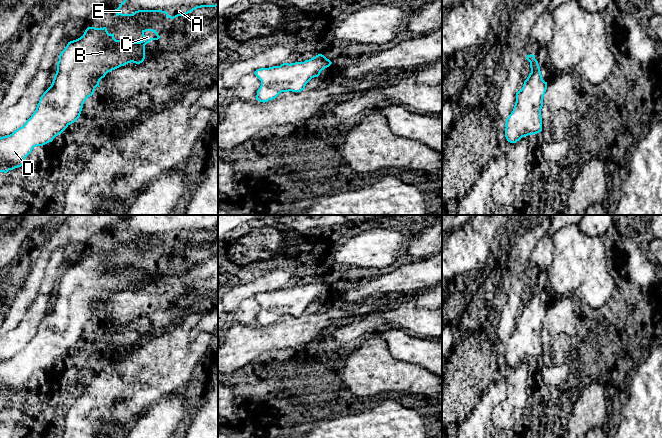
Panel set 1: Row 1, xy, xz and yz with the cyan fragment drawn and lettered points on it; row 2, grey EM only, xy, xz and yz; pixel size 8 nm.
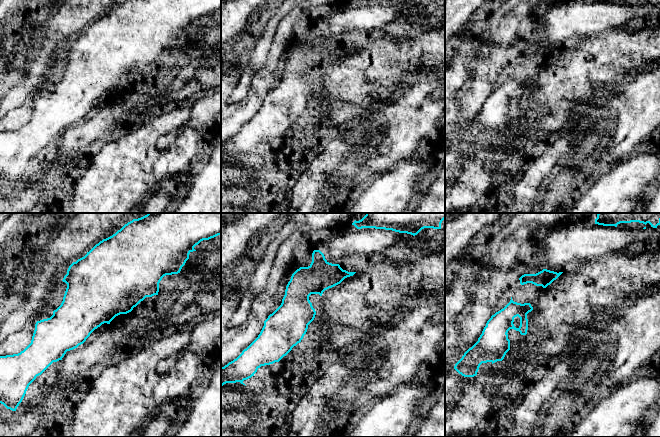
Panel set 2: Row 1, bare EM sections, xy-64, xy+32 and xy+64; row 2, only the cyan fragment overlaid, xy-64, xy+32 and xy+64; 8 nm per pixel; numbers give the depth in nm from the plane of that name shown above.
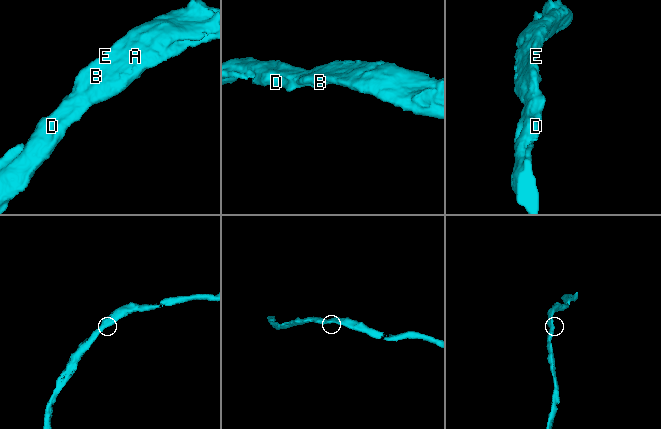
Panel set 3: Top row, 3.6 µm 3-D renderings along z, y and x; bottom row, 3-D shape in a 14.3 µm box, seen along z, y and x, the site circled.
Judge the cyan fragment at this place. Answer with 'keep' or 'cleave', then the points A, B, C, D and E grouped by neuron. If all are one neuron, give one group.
keep | A B C D E

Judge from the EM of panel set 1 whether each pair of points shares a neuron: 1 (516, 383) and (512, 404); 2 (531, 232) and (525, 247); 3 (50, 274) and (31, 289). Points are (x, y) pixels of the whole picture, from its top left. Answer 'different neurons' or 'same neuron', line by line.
1: same neuron
2: same neuron
3: different neurons

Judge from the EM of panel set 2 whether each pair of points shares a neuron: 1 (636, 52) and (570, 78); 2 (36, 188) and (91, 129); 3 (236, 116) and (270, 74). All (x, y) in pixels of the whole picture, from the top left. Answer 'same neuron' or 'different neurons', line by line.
1: same neuron
2: same neuron
3: same neuron

